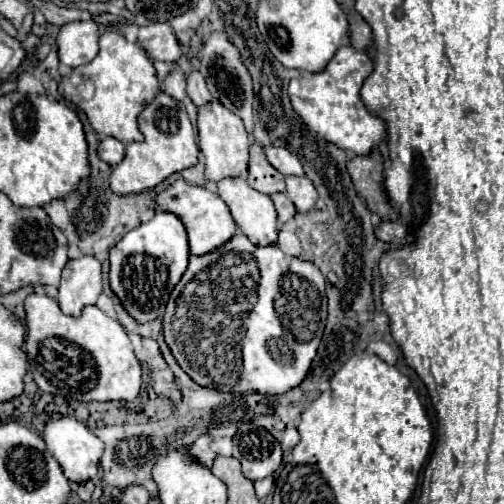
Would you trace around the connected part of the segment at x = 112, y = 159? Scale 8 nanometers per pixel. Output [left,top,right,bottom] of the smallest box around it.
[98,138,126,166]

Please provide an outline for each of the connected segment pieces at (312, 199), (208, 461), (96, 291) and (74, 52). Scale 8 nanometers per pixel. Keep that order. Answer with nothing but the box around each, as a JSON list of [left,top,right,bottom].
[[286,176,318,212],[190,432,216,466],[58,256,102,316],[58,20,100,68]]

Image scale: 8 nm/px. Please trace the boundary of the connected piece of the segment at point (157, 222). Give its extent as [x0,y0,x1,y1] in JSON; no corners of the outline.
[110,210,188,322]

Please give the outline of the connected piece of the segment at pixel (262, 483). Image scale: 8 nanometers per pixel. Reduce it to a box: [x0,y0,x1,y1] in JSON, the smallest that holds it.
[254,476,274,500]

